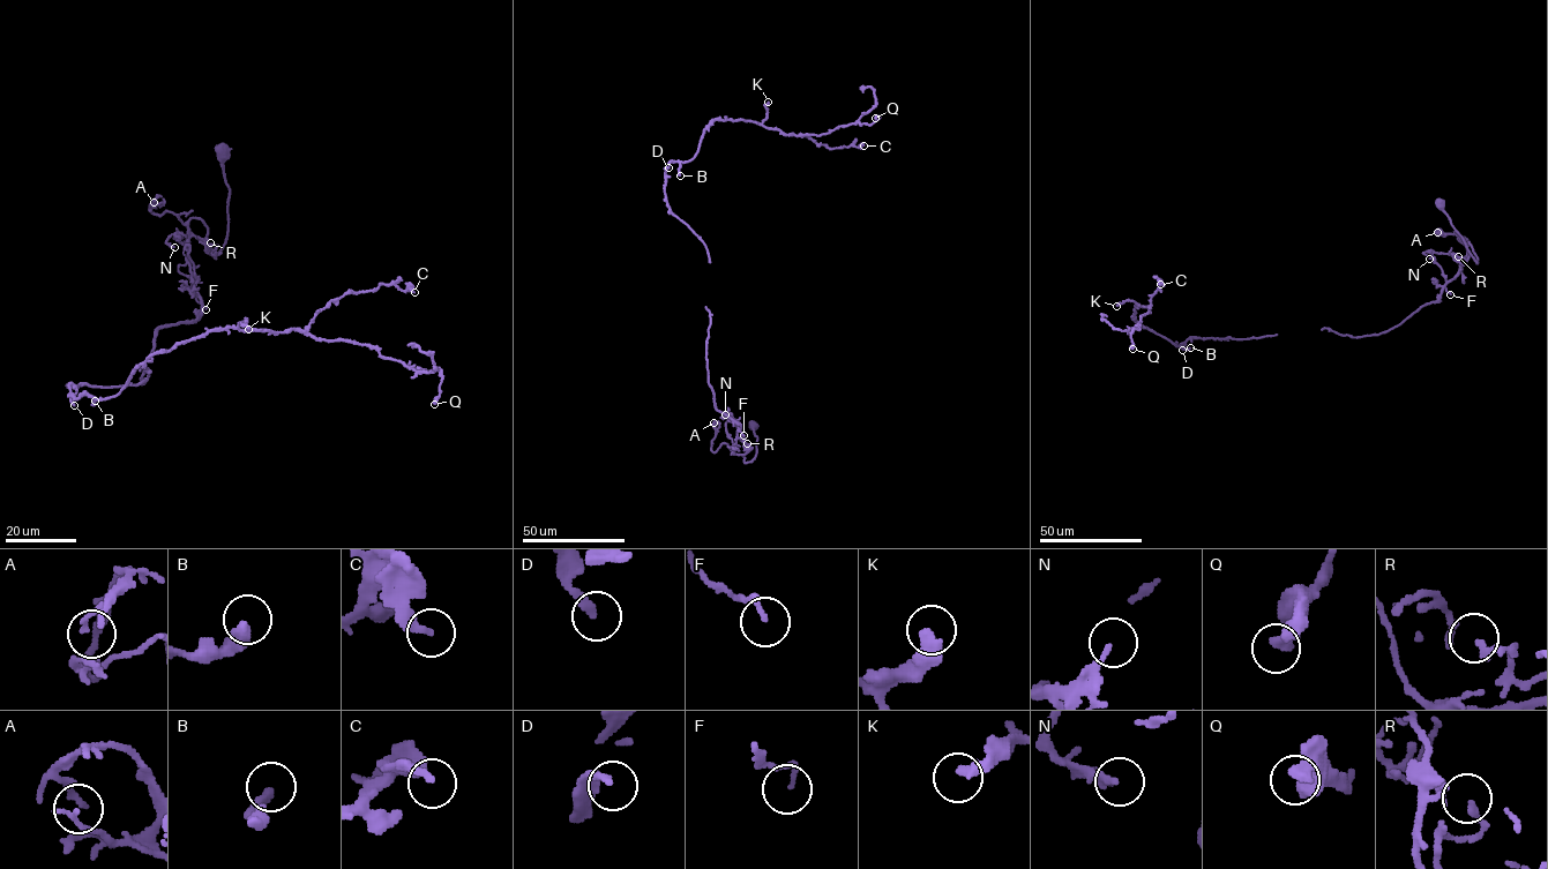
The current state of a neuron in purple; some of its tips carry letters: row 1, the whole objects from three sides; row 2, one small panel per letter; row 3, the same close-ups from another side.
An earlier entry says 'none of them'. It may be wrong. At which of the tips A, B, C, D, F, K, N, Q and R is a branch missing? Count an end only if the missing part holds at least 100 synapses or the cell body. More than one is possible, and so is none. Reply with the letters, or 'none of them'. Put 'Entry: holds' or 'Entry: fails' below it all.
none of them
Entry: holds

